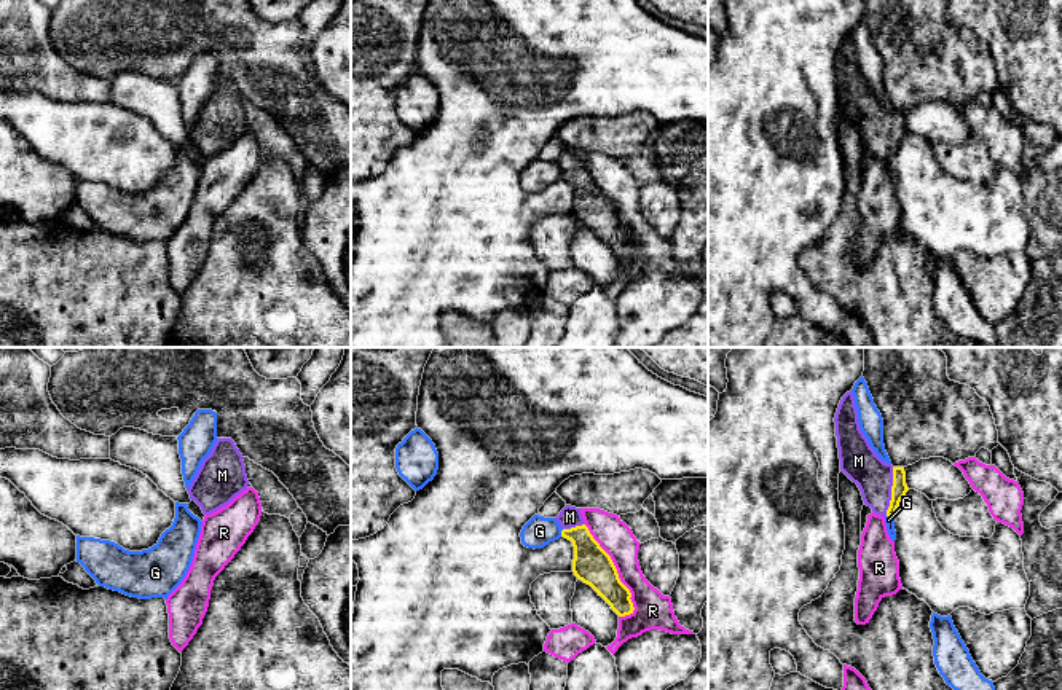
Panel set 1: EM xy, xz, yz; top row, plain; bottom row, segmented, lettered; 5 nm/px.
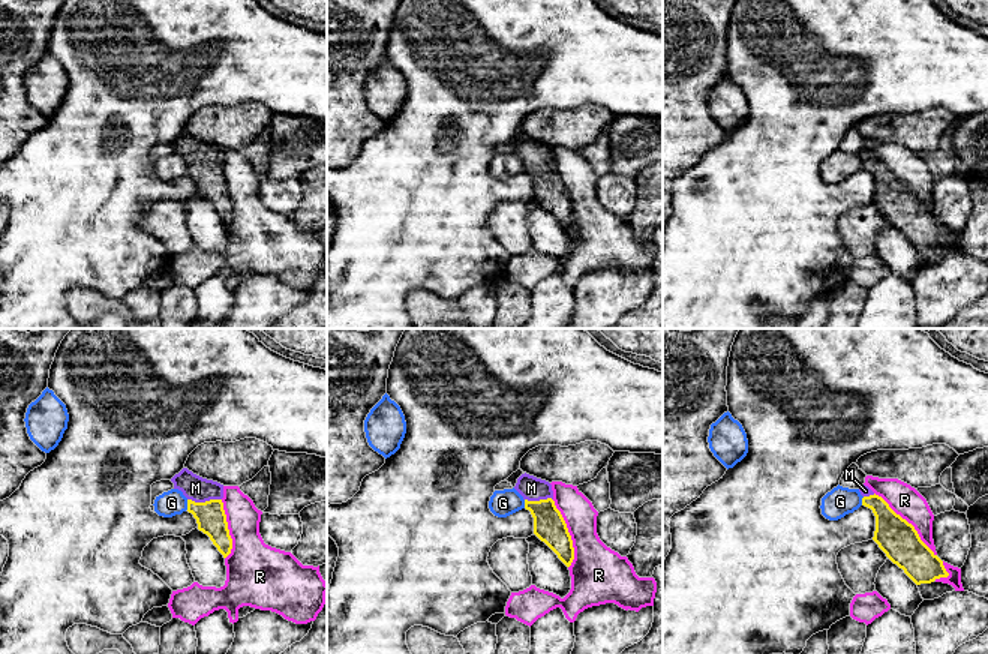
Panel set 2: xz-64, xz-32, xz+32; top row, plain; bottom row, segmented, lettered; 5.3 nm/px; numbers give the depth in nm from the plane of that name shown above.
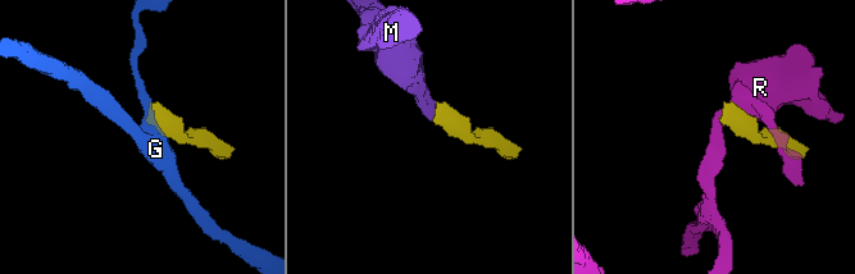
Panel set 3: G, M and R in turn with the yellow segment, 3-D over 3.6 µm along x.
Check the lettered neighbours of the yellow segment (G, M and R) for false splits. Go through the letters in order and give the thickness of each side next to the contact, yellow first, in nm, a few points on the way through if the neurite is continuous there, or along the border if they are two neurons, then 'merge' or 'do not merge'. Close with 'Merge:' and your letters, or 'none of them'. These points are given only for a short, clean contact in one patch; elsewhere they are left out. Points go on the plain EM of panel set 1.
G: 190/150 nm | along xz (563, 172), (560, 179) | do not merge
M: 80/190 nm | across yz (900, 131), (892, 134), (858, 104) | merge
R: 190/170 nm | do not merge
Merge: M

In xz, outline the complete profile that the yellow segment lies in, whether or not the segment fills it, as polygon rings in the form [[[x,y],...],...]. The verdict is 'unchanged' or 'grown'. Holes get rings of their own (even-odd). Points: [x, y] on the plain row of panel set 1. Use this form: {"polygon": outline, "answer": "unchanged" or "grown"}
{"polygon": [[[566,148],[555,161],[563,171],[561,180],[572,185],[572,215],[584,226],[590,228],[611,252],[625,260],[633,257],[630,233],[620,225],[611,199],[593,182],[584,166],[580,151]]], "answer": "grown"}

